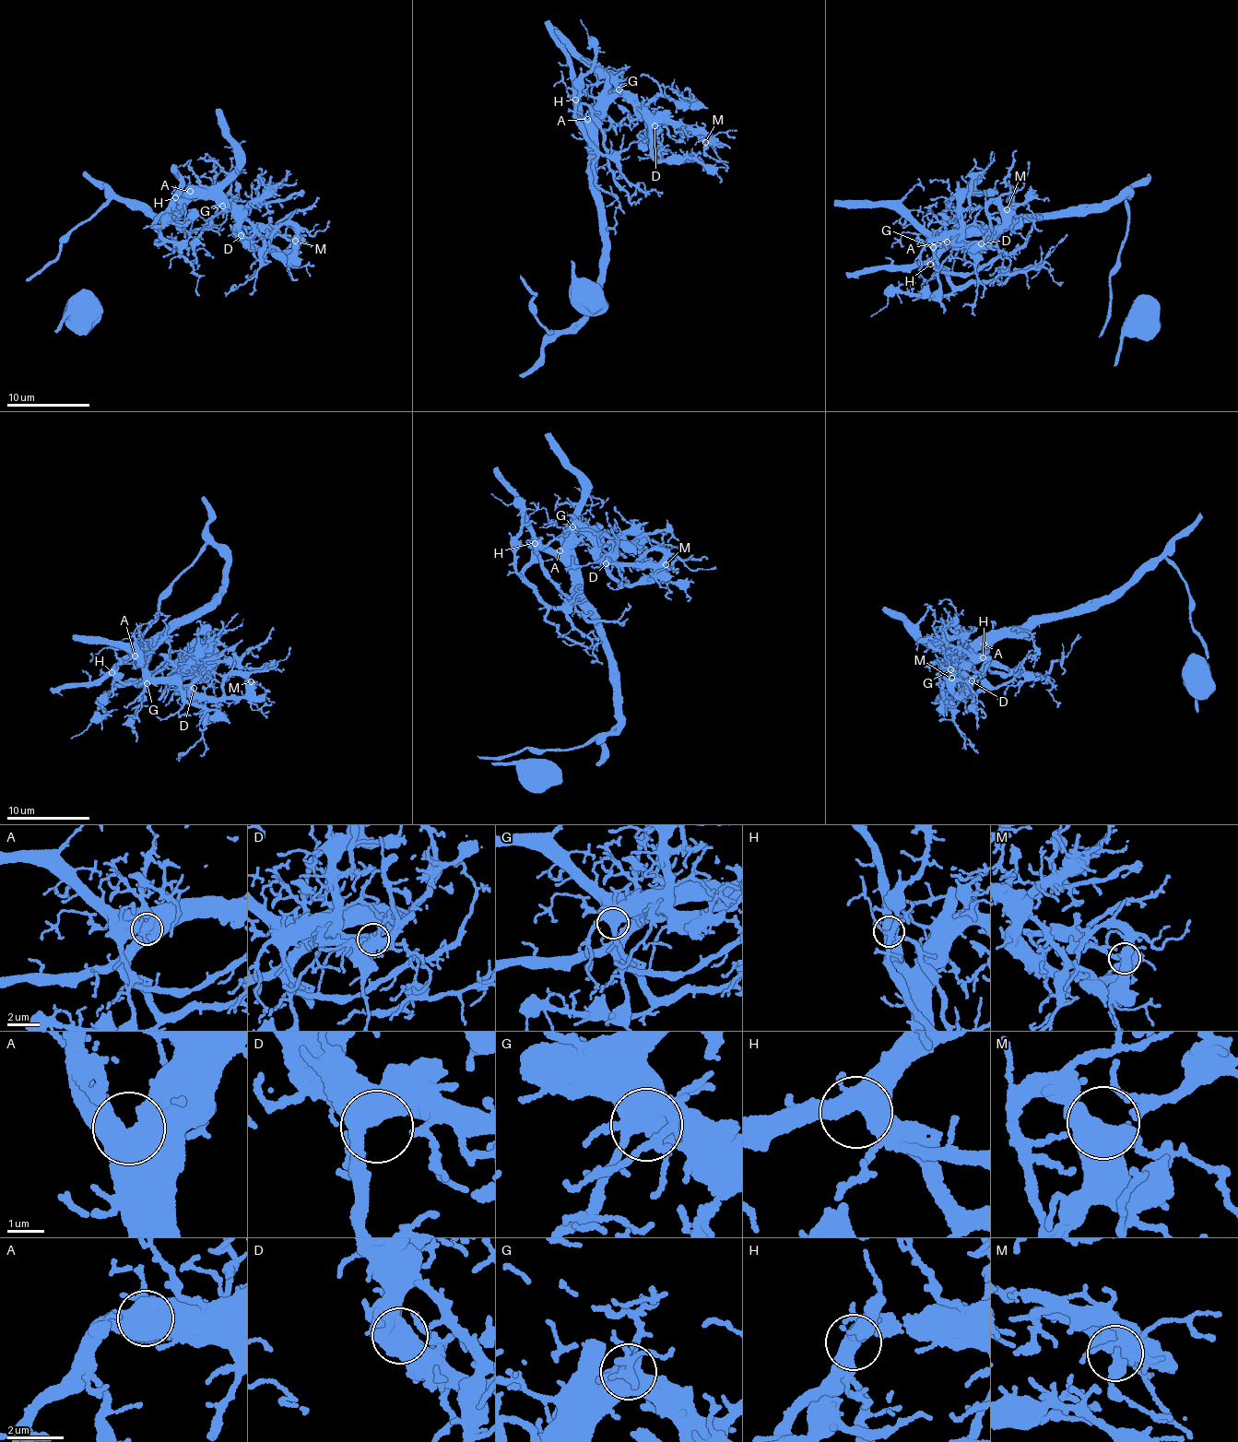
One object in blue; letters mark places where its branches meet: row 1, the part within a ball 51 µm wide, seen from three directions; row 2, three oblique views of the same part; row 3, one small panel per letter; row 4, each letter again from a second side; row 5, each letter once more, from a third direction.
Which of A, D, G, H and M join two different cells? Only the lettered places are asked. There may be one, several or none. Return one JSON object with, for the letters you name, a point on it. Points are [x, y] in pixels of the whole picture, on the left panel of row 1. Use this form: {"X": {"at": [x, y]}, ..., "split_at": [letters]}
{"split_at": []}

